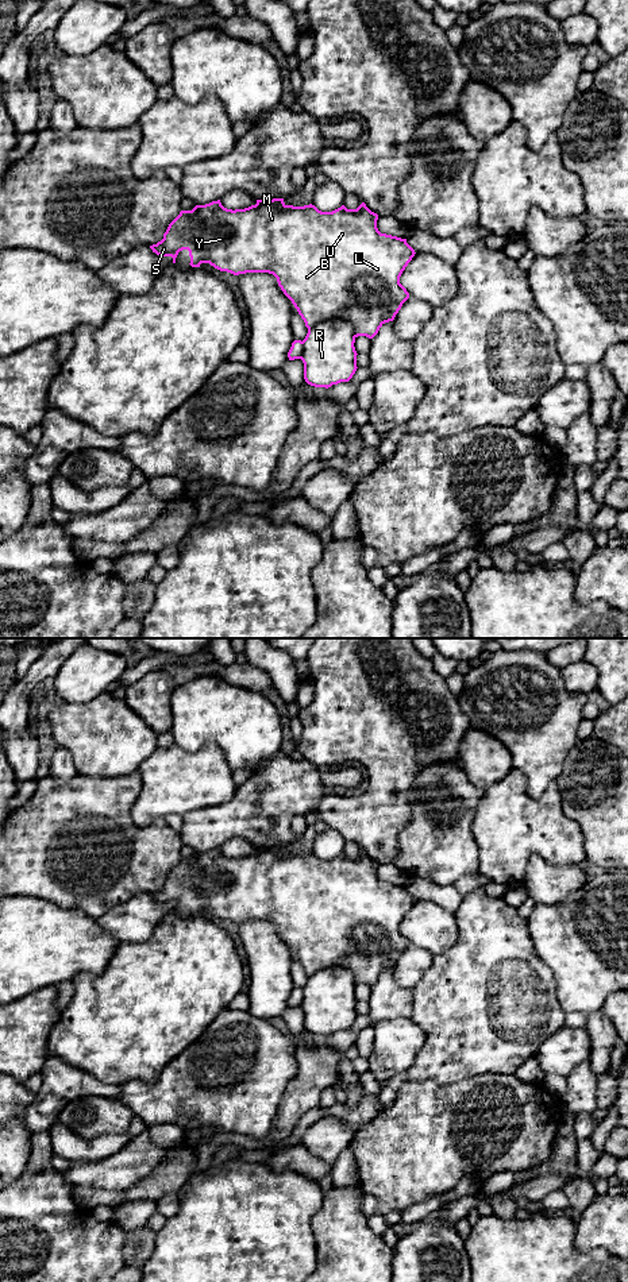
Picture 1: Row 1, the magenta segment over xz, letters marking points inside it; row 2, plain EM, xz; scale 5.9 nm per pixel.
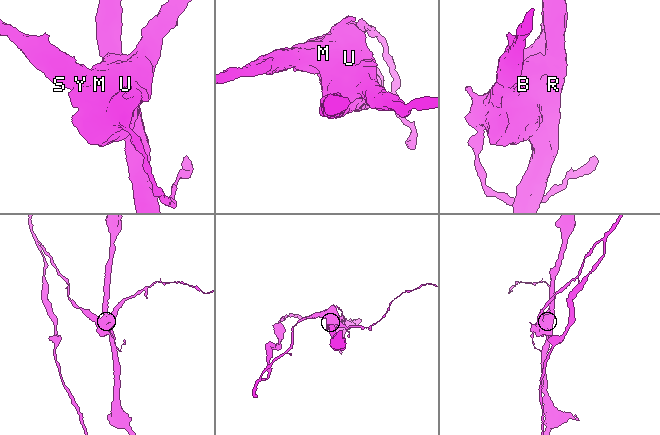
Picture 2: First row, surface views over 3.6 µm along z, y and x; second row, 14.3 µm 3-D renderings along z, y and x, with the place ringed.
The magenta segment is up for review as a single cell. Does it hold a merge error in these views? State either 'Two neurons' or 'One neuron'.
Two neurons

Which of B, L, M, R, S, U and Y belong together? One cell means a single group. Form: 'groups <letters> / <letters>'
groups B L M S U Y / R

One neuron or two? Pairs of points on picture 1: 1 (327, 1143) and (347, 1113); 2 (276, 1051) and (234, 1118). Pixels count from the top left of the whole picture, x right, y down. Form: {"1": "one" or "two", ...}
{"1": "two", "2": "one"}

